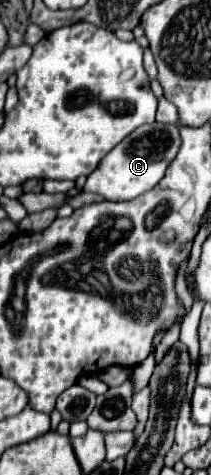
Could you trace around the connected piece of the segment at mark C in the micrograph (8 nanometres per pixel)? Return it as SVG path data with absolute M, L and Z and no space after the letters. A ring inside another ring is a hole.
M149 123L135 129L127 139L123 139L113 151L107 153L107 157L101 161L99 169L87 177L87 183L83 191L97 193L107 201L129 201L135 199L149 189L153 189L167 169L167 165L177 157L181 145L179 127L177 125L165 125L165 123Z

